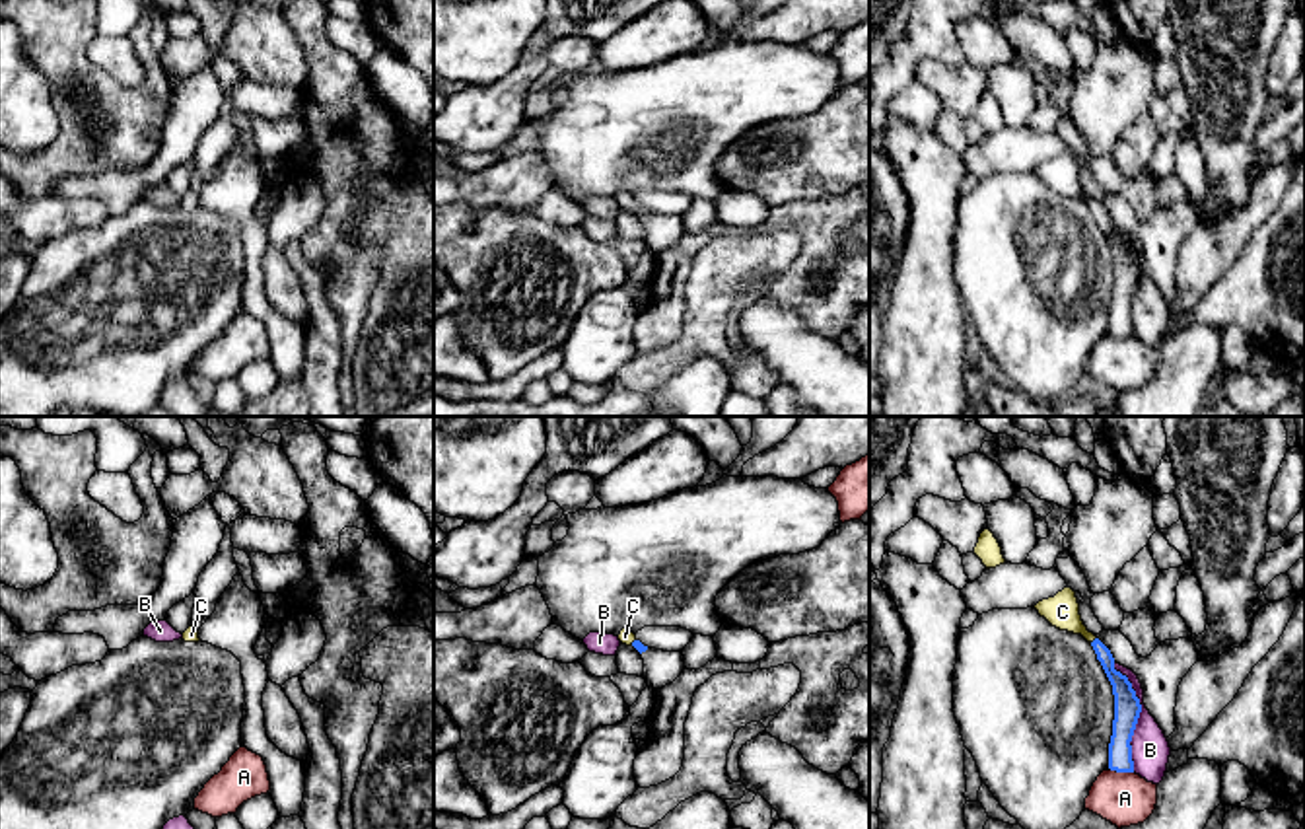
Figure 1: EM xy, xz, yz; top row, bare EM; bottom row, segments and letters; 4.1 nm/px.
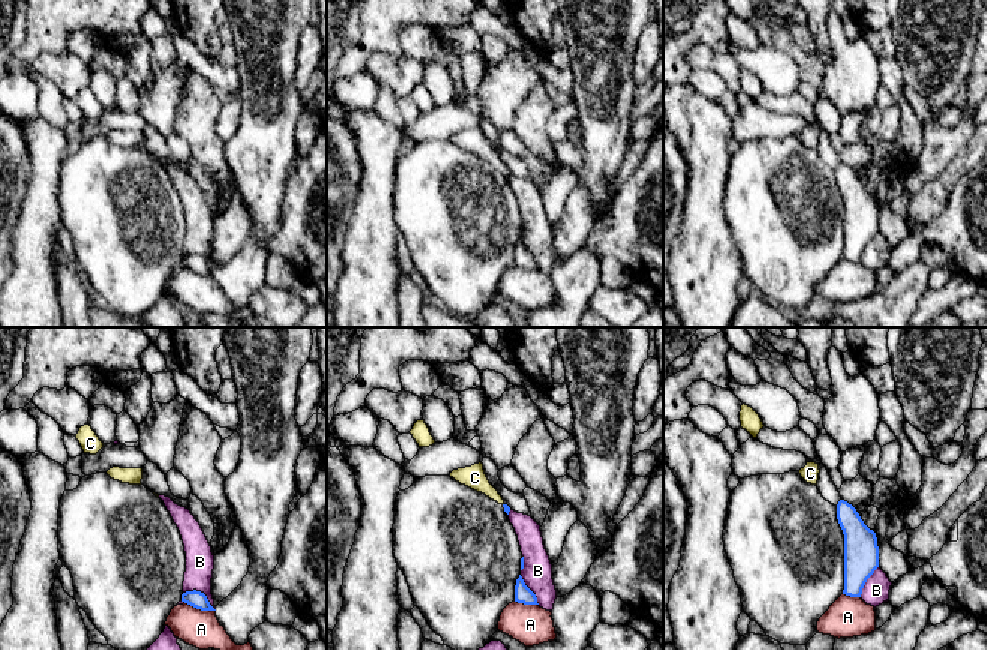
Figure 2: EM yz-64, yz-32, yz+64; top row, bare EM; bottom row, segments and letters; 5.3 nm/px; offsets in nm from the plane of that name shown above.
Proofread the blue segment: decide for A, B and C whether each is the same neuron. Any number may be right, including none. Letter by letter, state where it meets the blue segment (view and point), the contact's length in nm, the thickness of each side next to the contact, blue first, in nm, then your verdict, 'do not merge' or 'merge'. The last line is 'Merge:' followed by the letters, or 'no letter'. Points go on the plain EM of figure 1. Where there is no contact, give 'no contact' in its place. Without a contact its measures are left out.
A: meets blue in yz at (1121, 335); contact 110 nm long; 110 nm thick on the blue side, 220 nm on the other; do not merge
B: meets blue in yz at (1138, 281); contact 460 nm long; 110 nm thick on the blue side, 160 nm on the other; do not merge
C: meets blue in yz at (1093, 205); contact 40 nm long; 90 nm thick on the blue side, 140 nm on the other; merge
Merge: C

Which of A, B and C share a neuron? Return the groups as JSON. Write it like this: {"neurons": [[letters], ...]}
{"neurons": [["A"], ["B"], ["C"]]}

